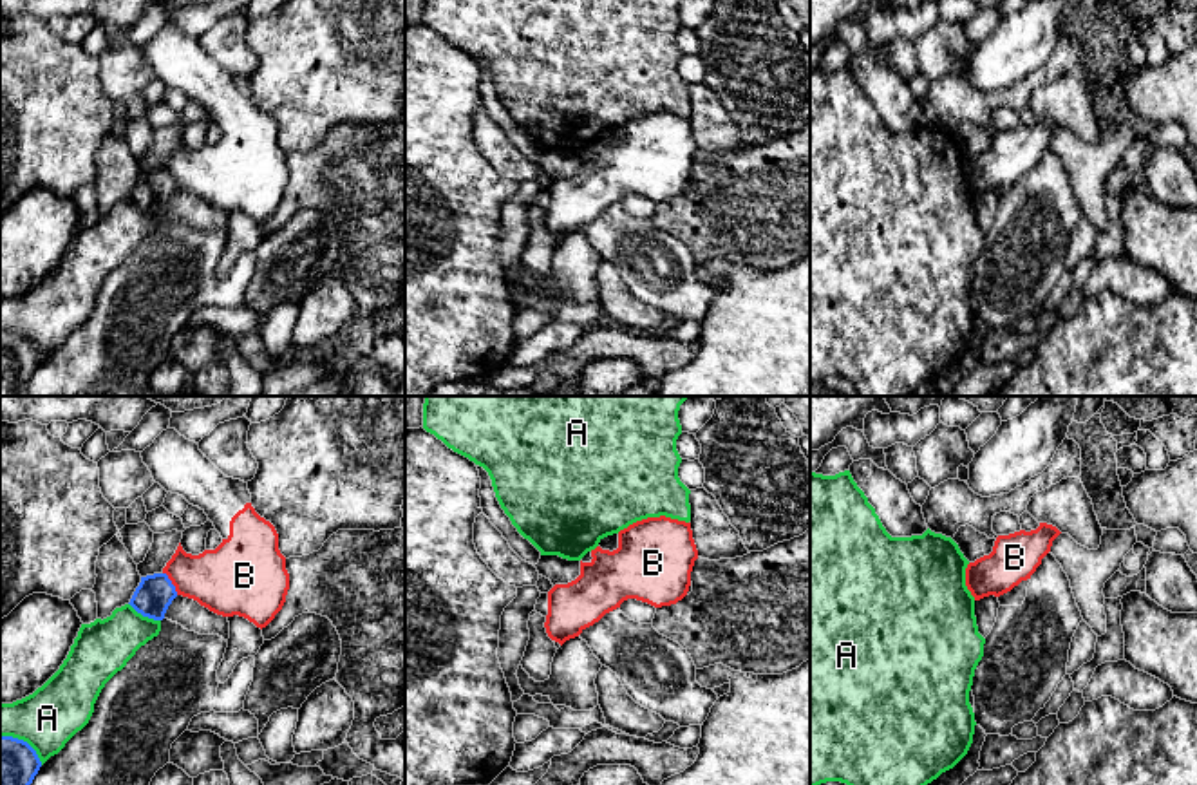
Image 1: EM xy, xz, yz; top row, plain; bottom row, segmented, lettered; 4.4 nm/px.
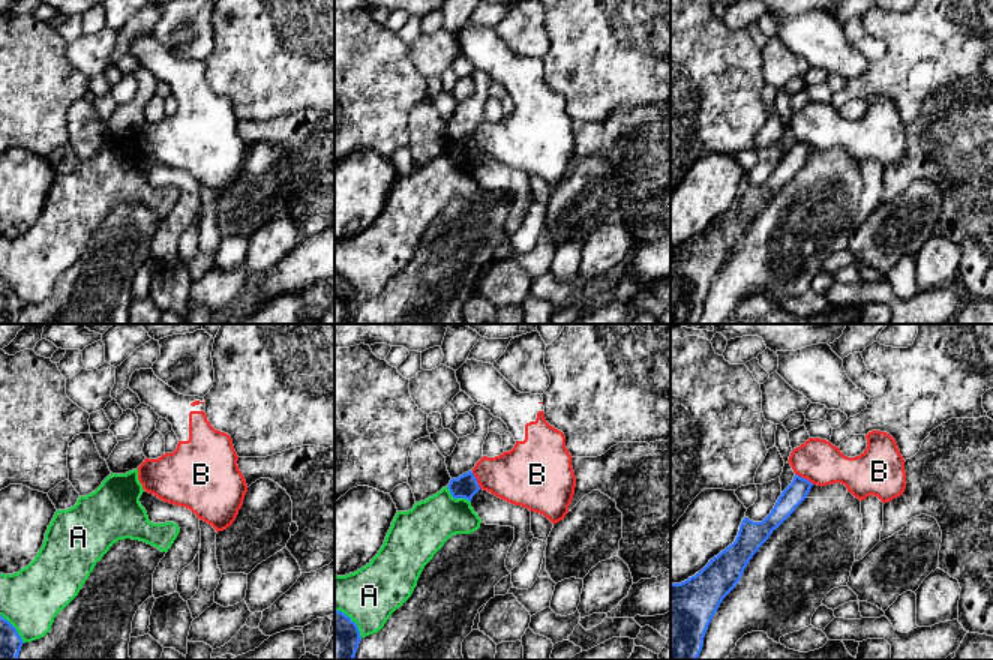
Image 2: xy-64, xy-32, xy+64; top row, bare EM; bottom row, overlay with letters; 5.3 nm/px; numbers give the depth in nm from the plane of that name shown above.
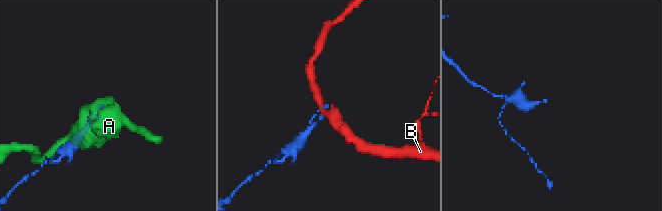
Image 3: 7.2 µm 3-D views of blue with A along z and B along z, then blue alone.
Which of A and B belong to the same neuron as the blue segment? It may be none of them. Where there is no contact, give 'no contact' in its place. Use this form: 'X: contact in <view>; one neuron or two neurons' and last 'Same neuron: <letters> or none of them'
A: contact in xy; two neurons
B: contact in xy; two neurons
Same neuron: none of them

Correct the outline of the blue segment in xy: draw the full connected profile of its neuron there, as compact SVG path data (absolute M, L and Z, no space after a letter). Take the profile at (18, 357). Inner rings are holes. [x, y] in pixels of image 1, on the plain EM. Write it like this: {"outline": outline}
{"outline": "M0 331L0 396L25 396L42 356L24 335Z"}

